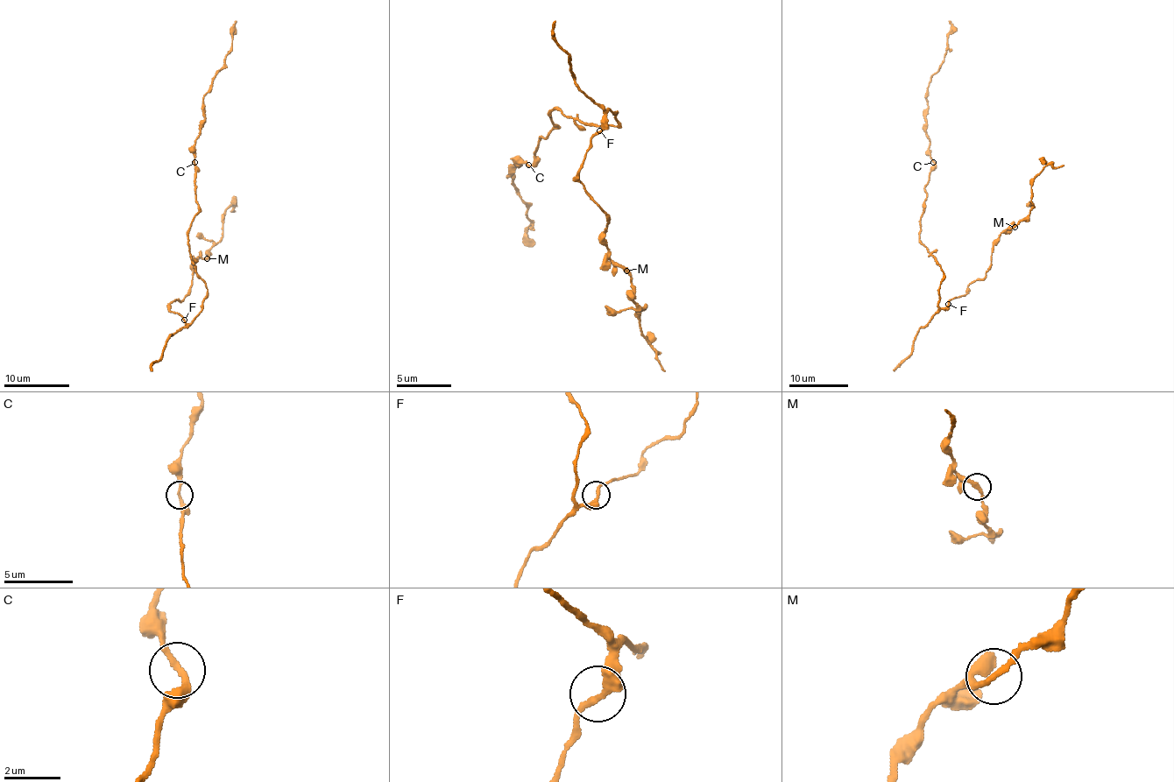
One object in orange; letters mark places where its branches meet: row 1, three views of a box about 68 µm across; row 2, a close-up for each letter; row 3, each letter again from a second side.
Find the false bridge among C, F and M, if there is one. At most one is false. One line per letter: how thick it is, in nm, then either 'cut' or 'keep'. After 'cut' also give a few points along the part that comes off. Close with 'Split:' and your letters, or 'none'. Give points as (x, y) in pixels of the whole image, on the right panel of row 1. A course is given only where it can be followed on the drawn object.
C: 200 nm | keep
F: 200 nm | keep
M: 200 nm | keep
Split: none

